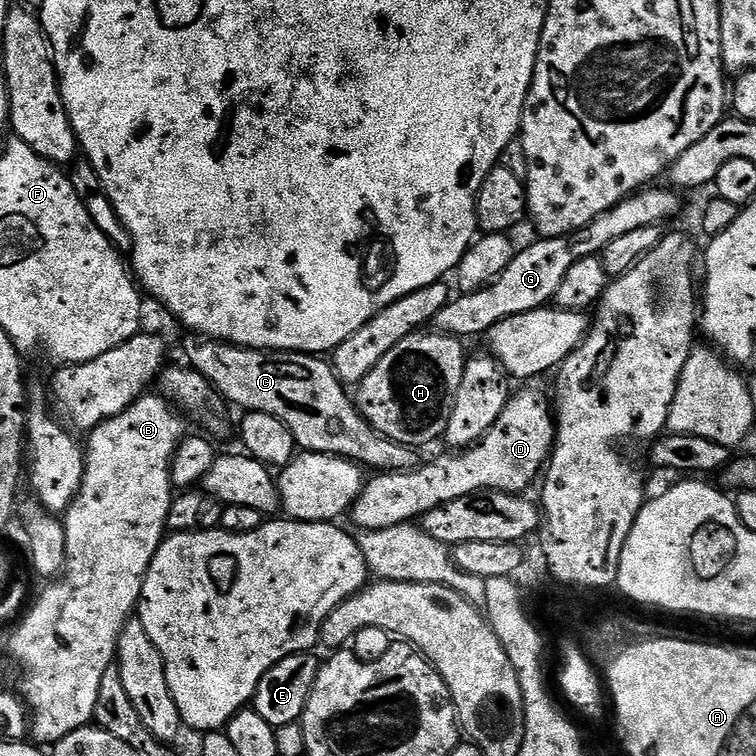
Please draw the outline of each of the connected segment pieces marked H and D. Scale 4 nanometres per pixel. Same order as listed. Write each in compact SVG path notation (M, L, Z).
M417 330L411 336L402 338L402 342L398 342L398 346L394 346L394 350L383 356L378 366L374 366L374 370L370 370L370 374L366 374L366 378L355 385L354 403L361 418L370 422L370 426L387 440L406 444L409 448L419 449L420 444L432 444L436 439L439 441L447 430L455 395L462 383L466 361L464 344L463 339L445 336L435 330Z
M528 386L525 392L520 392L509 399L502 414L493 426L476 444L457 451L452 456L444 456L441 460L421 463L411 470L384 470L374 480L369 479L360 497L354 501L350 509L350 517L357 524L357 529L365 532L386 530L386 526L398 526L419 521L427 512L442 506L446 502L454 502L454 498L473 496L475 492L515 492L527 493L532 483L537 483L538 477L545 471L546 465L556 447L556 426L554 408L548 405L548 396L538 389Z

